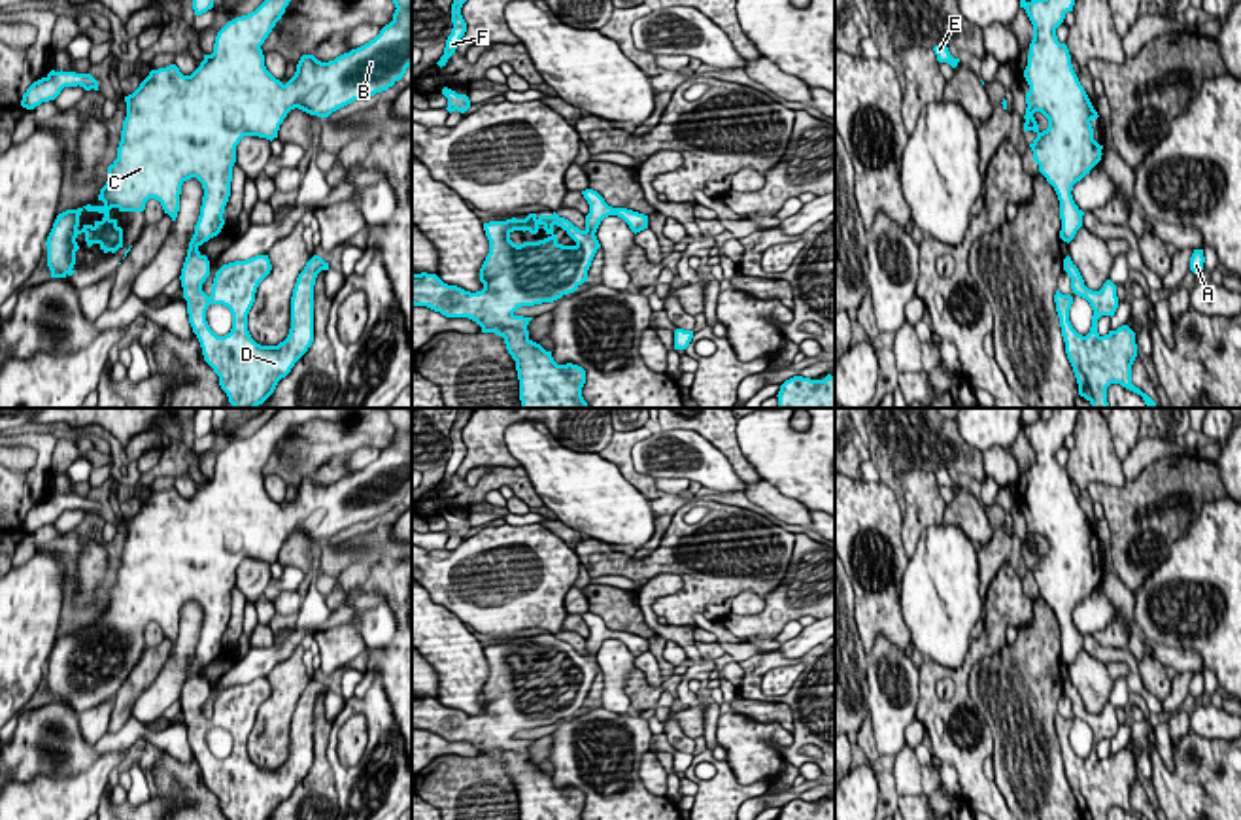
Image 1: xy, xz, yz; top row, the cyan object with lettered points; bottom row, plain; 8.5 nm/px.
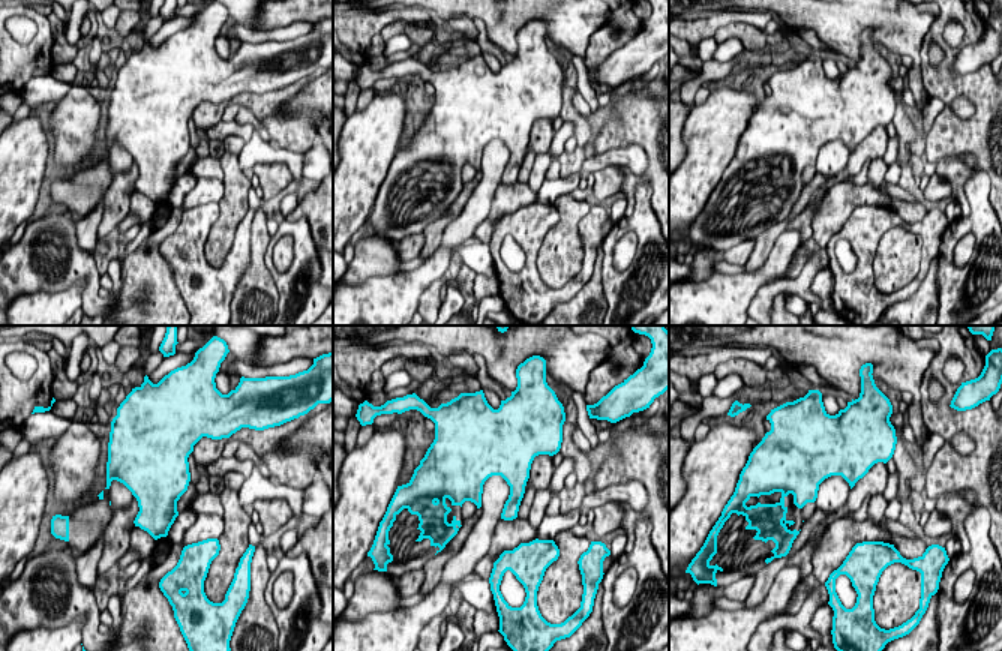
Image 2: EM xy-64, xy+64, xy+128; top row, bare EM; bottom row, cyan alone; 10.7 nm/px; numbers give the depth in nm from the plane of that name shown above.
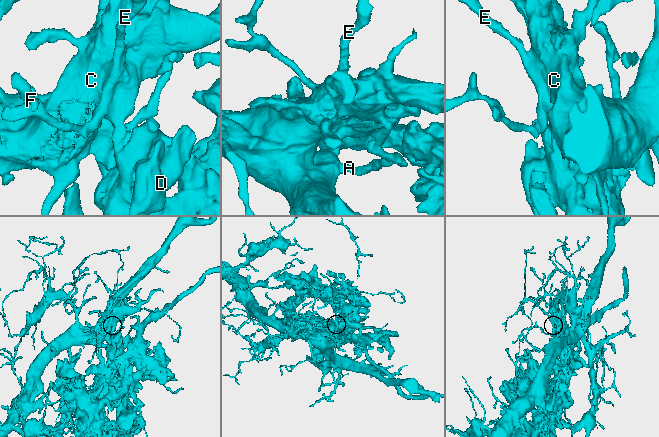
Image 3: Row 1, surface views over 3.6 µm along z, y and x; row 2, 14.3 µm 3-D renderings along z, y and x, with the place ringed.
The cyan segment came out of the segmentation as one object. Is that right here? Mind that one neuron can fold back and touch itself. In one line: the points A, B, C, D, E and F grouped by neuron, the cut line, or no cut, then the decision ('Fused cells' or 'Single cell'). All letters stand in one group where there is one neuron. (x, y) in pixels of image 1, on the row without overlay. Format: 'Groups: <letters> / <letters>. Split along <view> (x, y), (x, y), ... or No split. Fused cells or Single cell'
Groups: A B C E F / D. Split along xy (208, 616), (208, 649), (197, 654), (197, 667). Fused cells

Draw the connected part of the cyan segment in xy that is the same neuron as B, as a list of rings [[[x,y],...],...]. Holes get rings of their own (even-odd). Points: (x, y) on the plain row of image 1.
[[[383,408],[395,427],[393,444],[368,467],[321,486],[314,478],[302,478],[295,499],[283,508],[264,489],[261,469],[285,436],[291,421],[281,416],[281,410],[268,419],[255,435],[229,444],[215,459],[213,476],[204,478],[200,489],[183,499],[176,487],[151,493],[140,510],[125,520],[127,540],[123,544],[117,582],[108,589],[108,605],[100,612],[98,624],[102,629],[83,629],[66,633],[57,639],[47,659],[47,690],[51,701],[72,699],[76,661],[83,656],[91,671],[98,667],[104,676],[115,676],[123,671],[123,652],[117,642],[110,641],[110,633],[144,635],[145,625],[155,622],[164,637],[176,644],[179,635],[181,608],[196,601],[202,606],[208,629],[200,629],[200,639],[210,639],[210,650],[198,652],[198,669],[217,659],[225,648],[223,637],[230,620],[232,589],[236,586],[236,569],[244,559],[259,559],[266,563],[278,561],[280,548],[295,531],[329,540],[332,535],[376,516],[387,514],[412,489],[412,410]],[[81,635],[98,635],[104,641],[93,648],[83,648],[79,654]]]

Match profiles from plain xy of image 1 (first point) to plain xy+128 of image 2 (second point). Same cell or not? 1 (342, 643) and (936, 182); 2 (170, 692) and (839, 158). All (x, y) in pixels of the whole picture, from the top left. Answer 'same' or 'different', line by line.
1: same
2: same

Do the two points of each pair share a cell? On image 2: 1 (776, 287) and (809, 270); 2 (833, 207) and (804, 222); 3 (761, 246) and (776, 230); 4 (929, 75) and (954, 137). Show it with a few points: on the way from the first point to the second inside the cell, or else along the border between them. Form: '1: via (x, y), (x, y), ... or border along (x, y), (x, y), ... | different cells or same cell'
1: via (785, 285), (795, 285), (801, 279) | same cell
2: border along (810, 221), (812, 242) | different cells
3: via (764, 242), (771, 234) | same cell
4: via (951, 86), (965, 86), (980, 101), (977, 119) | same cell

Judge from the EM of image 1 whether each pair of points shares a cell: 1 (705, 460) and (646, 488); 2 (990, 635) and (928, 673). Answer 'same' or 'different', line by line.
1: different
2: same

